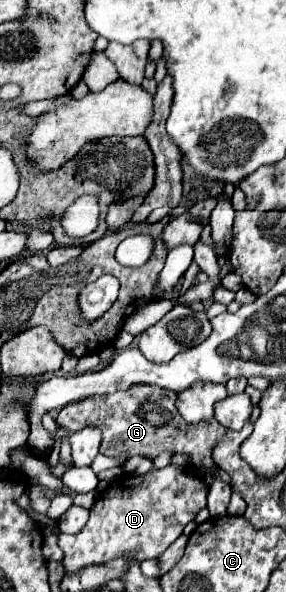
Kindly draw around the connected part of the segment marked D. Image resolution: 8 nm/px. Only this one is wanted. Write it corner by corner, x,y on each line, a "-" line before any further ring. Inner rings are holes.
169,464
161,470
151,470
147,474
141,476
129,476
129,474
121,474
121,478
115,478
109,488
97,498
97,502
93,504
93,508
89,510
89,522
83,528
81,534
69,536
69,534
59,534
57,536
57,544
59,548
65,552
65,572
75,572
83,566
91,566
91,564
103,564
121,556
129,556
135,560
147,560
147,558
157,558
161,556
181,534
183,528
195,520
197,512
203,510
207,506
207,484
203,480
197,478
197,470
183,470
181,466

